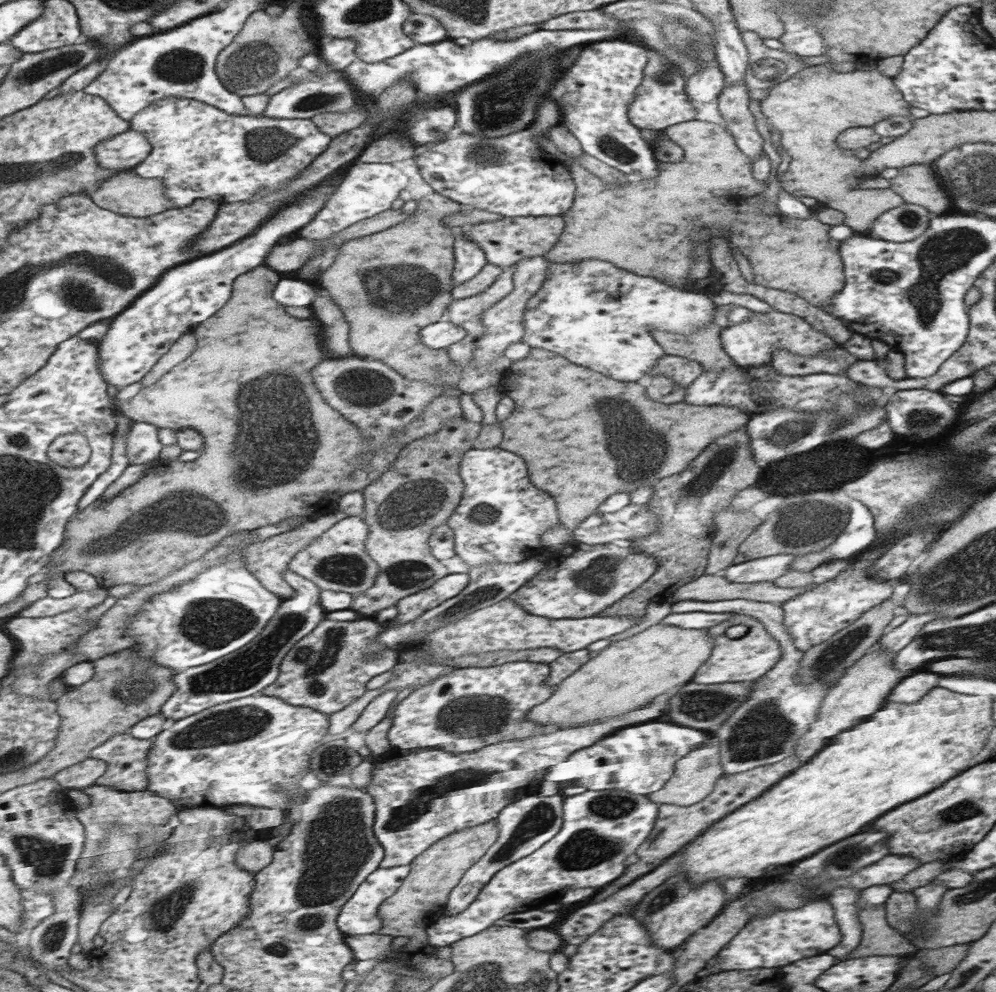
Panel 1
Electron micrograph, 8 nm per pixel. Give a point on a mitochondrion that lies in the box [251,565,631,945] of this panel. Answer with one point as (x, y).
(336, 847)

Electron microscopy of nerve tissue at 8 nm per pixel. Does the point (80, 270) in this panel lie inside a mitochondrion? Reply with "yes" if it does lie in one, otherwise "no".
yes

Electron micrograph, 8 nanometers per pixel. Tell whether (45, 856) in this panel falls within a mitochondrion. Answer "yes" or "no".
yes

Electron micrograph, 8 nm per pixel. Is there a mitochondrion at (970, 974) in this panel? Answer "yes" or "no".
yes

